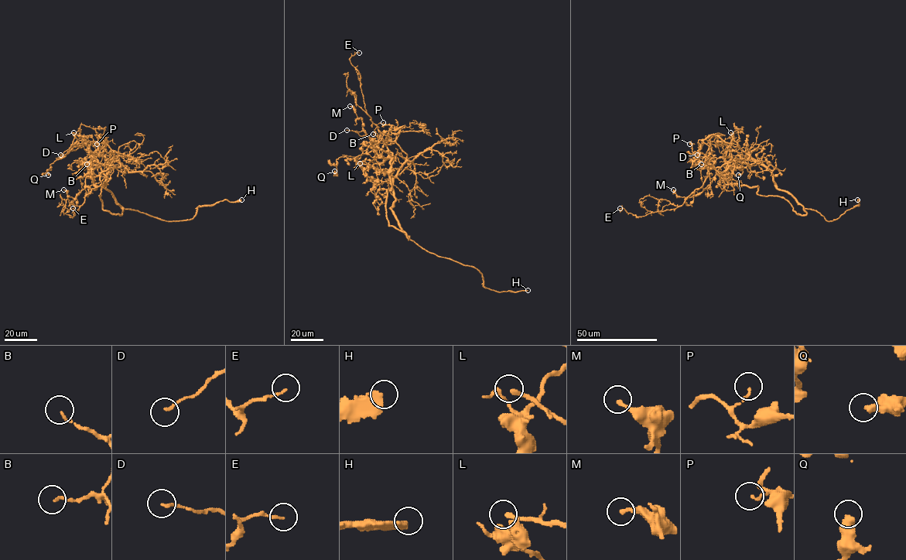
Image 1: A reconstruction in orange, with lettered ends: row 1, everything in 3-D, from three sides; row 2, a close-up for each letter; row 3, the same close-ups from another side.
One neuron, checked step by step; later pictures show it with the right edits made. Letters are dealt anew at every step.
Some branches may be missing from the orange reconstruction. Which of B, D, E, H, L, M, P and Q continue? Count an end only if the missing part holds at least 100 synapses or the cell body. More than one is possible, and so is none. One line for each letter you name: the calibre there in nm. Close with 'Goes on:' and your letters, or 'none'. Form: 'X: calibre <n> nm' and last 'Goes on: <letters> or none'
H: calibre 500 nm
Goes on: H

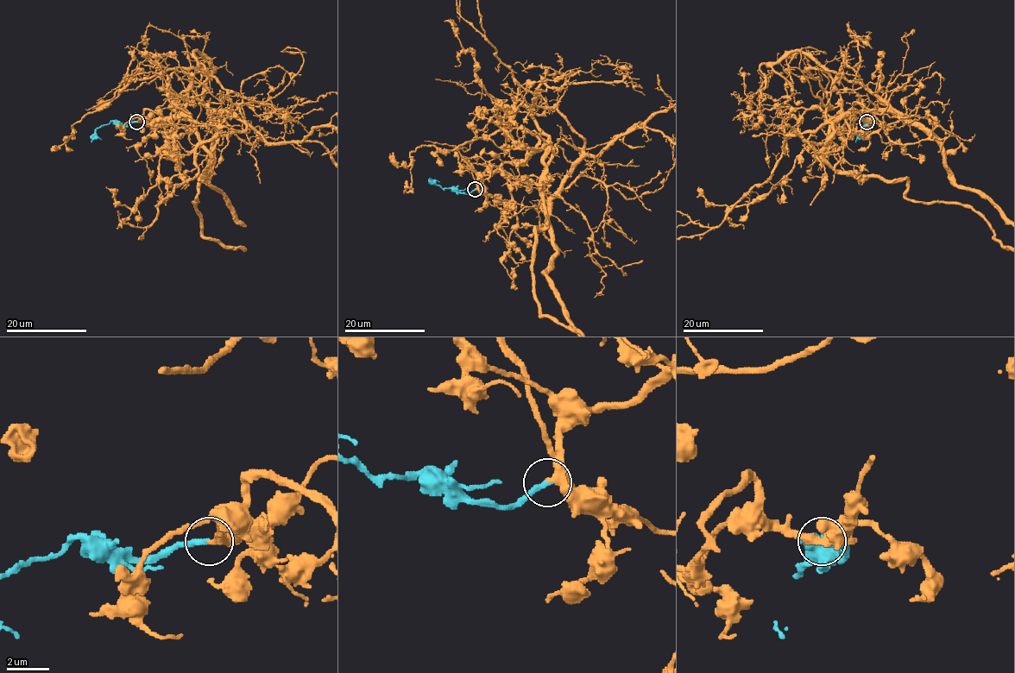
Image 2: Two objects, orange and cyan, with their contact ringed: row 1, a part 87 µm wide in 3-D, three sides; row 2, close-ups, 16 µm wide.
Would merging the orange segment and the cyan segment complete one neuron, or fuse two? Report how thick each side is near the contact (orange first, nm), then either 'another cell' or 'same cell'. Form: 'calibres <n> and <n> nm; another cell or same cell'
calibres 340 and 280 nm; same cell

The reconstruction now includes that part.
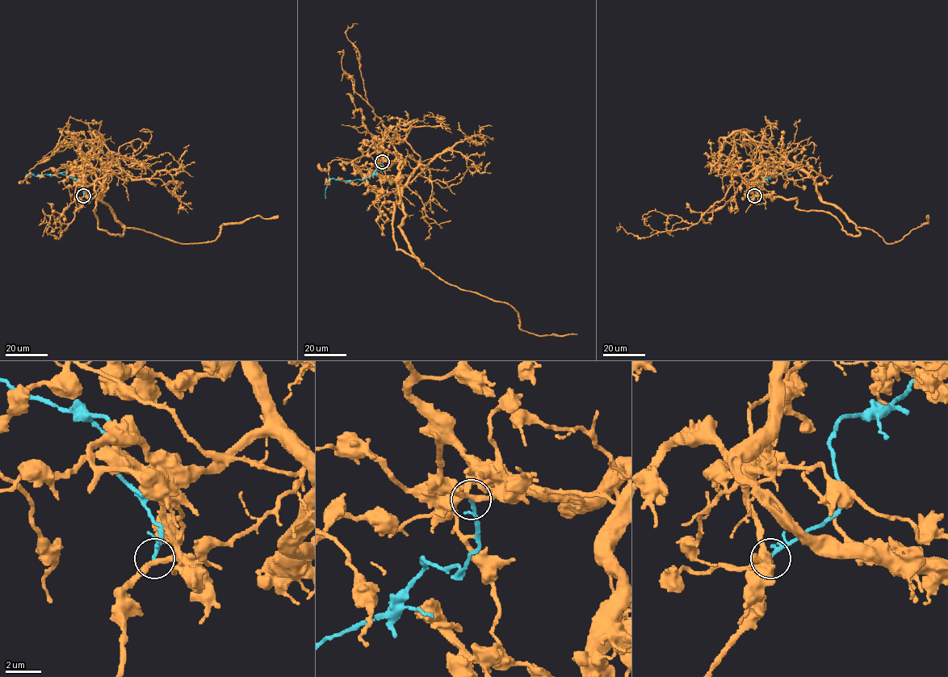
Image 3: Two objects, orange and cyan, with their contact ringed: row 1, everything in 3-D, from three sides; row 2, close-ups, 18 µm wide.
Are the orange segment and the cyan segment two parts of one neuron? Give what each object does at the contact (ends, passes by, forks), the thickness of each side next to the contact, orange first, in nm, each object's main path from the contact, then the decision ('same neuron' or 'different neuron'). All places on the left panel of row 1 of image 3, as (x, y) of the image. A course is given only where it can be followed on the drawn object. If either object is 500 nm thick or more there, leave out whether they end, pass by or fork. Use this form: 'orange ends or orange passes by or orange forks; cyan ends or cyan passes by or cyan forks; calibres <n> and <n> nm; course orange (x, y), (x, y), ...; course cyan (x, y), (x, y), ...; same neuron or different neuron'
orange passes by; cyan ends; calibres 280 and 220 nm; course orange (83, 196), (101, 187), (101, 229), (134, 227), (181, 243), (278, 216); course cyan (83, 196), (77, 179), (56, 173), (36, 176), (27, 174); different neuron

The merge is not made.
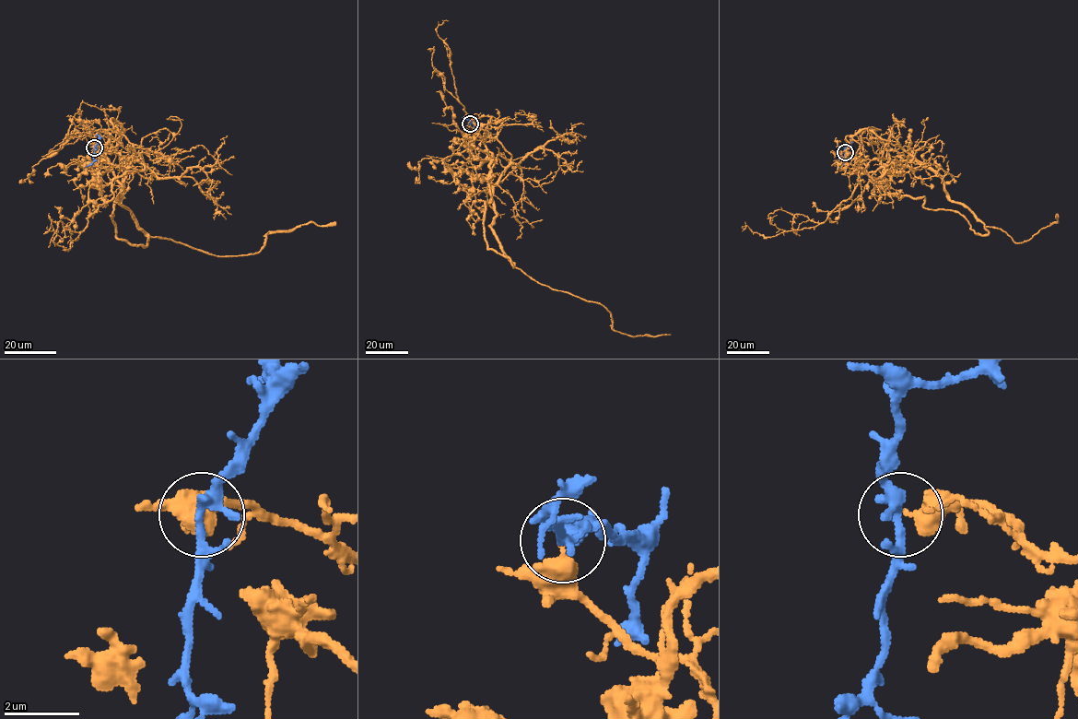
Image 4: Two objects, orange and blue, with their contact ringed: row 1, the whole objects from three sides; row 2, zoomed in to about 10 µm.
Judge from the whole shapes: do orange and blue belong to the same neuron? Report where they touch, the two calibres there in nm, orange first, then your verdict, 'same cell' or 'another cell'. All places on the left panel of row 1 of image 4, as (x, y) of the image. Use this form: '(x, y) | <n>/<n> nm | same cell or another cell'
(94, 147) | 600/240 nm | same cell

